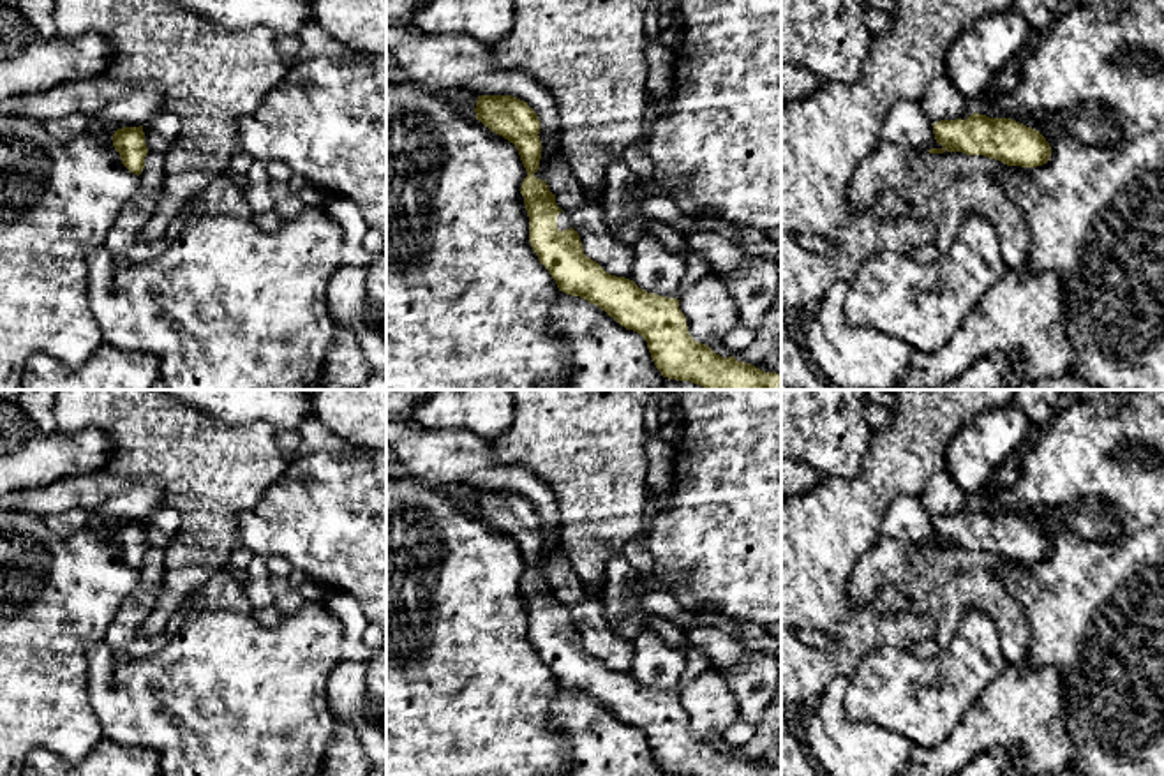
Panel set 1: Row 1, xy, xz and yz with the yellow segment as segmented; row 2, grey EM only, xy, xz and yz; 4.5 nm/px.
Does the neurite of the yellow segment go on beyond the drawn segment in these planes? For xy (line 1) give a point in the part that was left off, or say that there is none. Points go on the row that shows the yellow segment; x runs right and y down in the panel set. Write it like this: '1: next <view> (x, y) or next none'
1: next none

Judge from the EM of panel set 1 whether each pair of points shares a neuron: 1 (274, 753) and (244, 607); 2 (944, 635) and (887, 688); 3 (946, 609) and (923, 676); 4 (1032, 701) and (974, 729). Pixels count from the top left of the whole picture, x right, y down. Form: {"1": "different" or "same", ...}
{"1": "different", "2": "different", "3": "different", "4": "same"}

